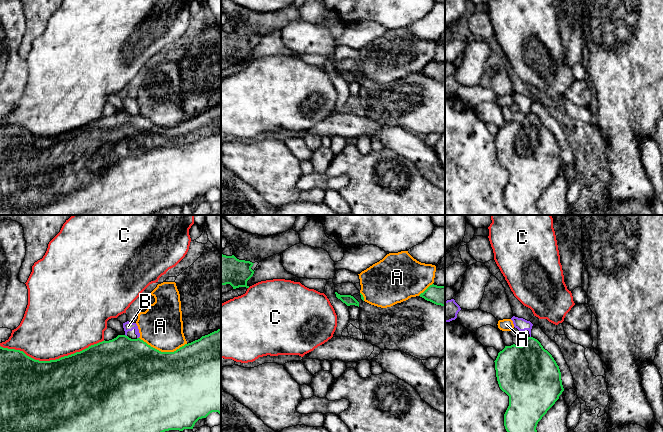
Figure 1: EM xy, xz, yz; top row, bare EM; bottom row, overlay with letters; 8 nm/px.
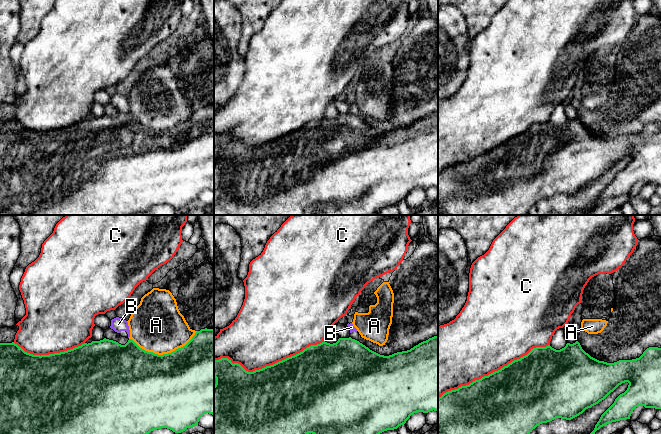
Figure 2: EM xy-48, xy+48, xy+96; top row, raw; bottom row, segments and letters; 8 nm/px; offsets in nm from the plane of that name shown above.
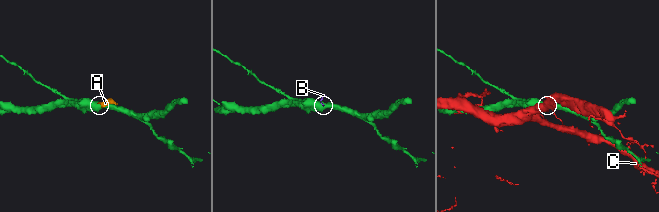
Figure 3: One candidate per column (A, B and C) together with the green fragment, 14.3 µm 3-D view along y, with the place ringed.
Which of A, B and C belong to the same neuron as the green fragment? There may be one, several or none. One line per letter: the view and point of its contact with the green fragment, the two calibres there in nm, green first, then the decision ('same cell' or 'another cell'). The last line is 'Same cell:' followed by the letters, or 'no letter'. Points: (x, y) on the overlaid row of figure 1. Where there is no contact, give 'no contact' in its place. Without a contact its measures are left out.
A: xy (163, 352) | 500/360 nm | another cell
B: no contact | another cell
C: xy (52, 360) | 500/480 nm | another cell
Same cell: no letter

